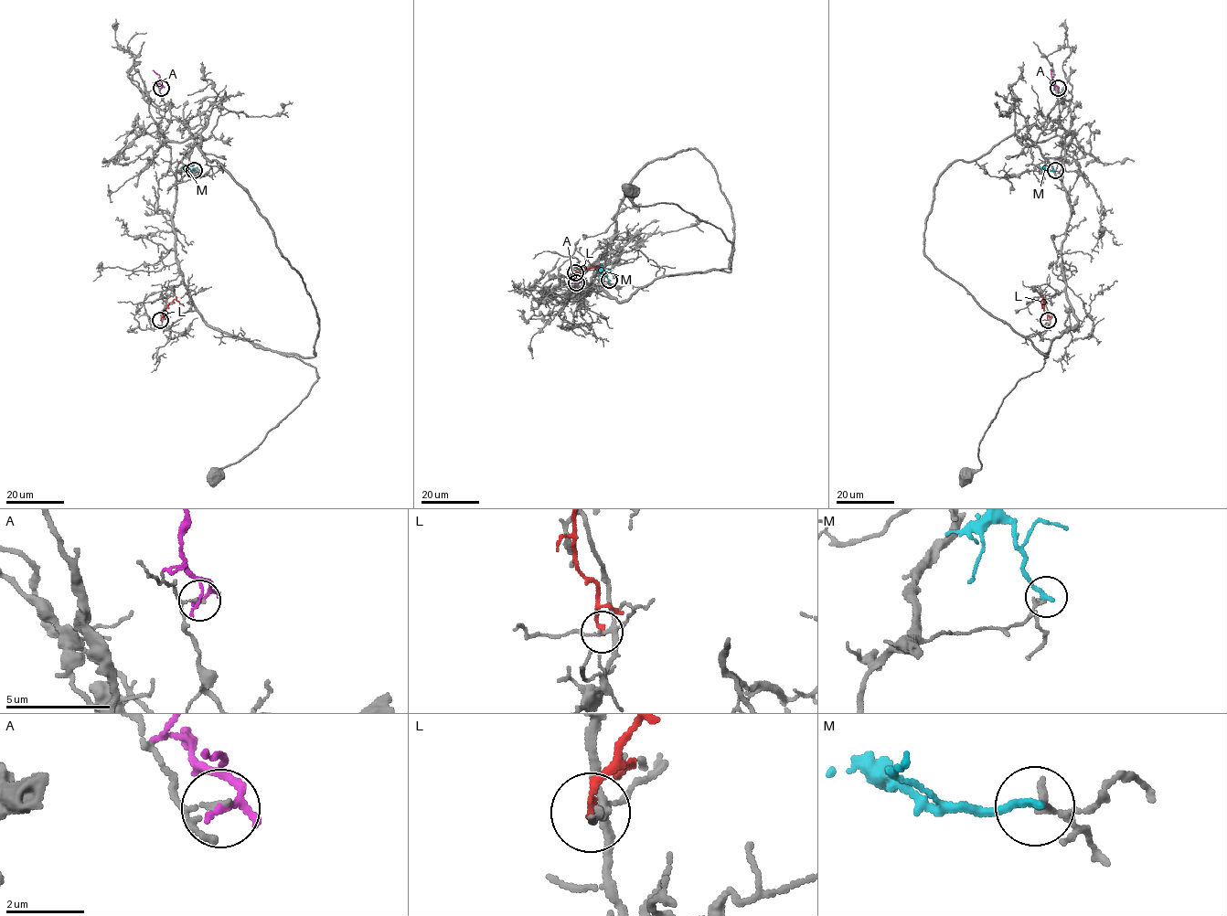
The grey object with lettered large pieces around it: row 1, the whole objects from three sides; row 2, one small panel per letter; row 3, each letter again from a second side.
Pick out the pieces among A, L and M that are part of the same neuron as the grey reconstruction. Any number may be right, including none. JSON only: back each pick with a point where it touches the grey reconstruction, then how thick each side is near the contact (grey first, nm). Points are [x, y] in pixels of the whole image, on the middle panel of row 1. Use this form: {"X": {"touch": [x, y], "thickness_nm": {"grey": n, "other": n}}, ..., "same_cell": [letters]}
{"same_cell": []}

